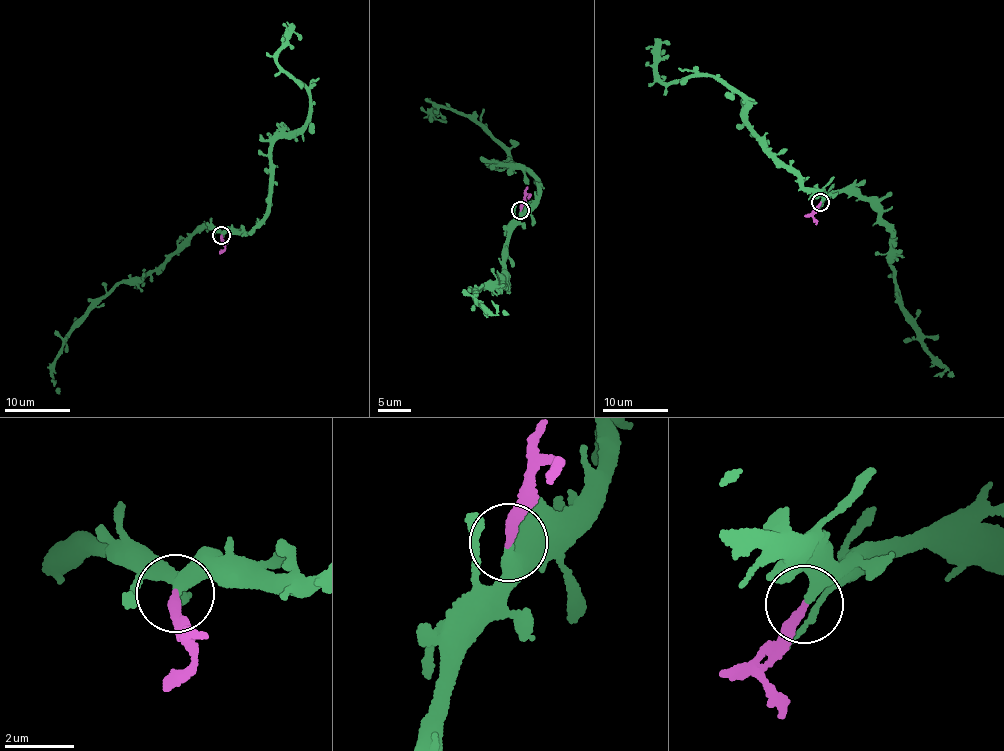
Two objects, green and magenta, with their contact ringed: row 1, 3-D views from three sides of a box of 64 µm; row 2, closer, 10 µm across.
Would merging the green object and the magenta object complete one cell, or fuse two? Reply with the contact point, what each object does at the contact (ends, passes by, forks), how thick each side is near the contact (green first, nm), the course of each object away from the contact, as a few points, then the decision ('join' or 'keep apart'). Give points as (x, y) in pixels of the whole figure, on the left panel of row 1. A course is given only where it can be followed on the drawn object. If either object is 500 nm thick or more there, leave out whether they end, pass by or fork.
place (221, 235); green ends; magenta ends; calibres 360 and 280 nm; course green (222, 235), (265, 216), (272, 143), (311, 114), (277, 60), (284, 38), (301, 39); course magenta (222, 235), (225, 245), (218, 253); keep apart

